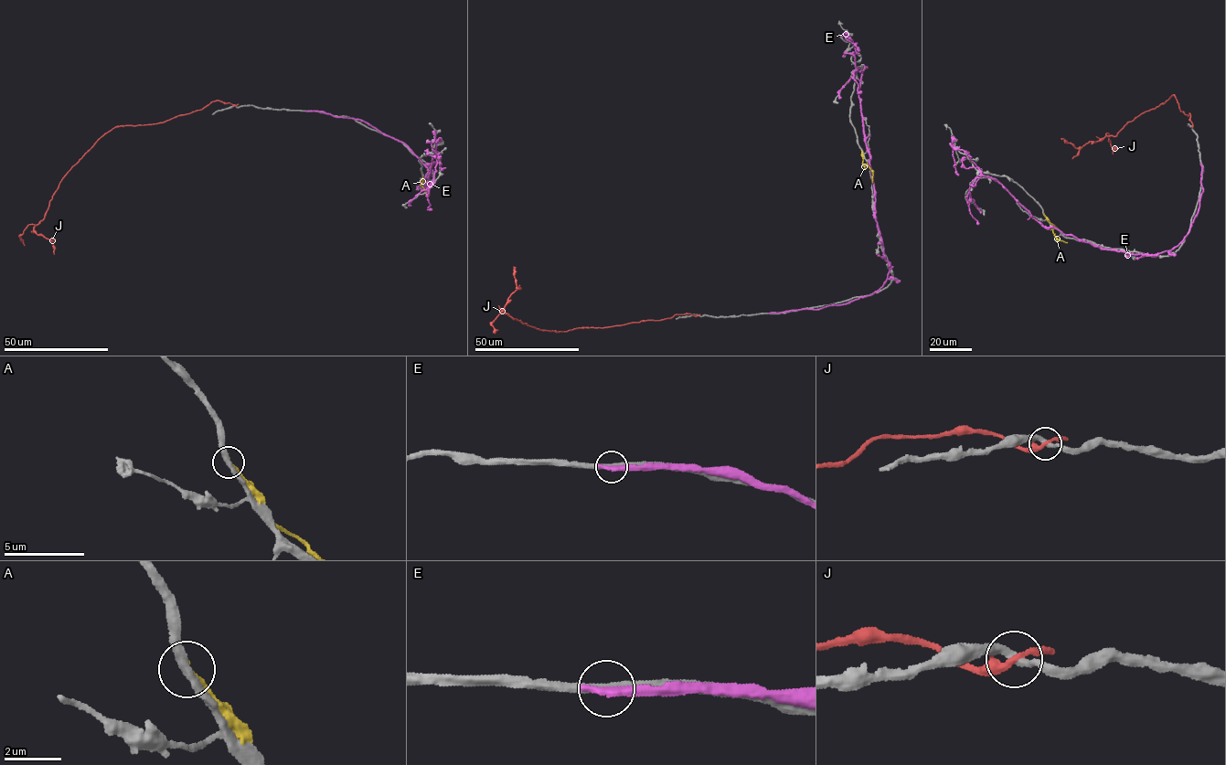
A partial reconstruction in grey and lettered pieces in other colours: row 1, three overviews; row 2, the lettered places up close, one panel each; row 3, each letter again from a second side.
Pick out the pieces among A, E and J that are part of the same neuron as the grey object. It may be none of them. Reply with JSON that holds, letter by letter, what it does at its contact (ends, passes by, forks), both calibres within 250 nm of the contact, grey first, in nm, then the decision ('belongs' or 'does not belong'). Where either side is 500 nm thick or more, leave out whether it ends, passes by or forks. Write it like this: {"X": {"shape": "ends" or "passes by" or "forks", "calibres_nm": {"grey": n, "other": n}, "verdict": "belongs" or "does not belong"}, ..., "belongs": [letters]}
{"A": {"shape": "ends", "calibres_nm": {"grey": 320, "other": 220}, "verdict": "does not belong"}, "E": {"shape": "ends", "calibres_nm": {"grey": 300, "other": 380}, "verdict": "does not belong"}, "J": {"shape": "passes by", "calibres_nm": {"grey": 300, "other": 280}, "verdict": "does not belong"}, "belongs": []}

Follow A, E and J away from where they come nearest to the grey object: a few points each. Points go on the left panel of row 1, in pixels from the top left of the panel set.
A: (423, 177), (421, 185), (428, 194), (426, 196)
E: (306, 111), (356, 118), (404, 143), (428, 169), (422, 189), (440, 156), (439, 138), (431, 143), (441, 164)
J: (235, 106), (213, 100), (162, 122), (116, 126), (99, 138), (64, 176), (34, 228), (52, 243), (53, 239)

